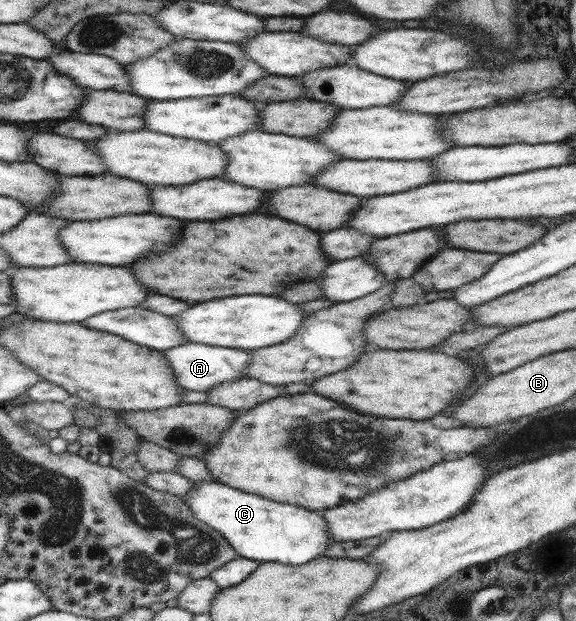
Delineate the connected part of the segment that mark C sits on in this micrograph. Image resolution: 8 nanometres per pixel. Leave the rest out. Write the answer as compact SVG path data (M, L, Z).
M209 480L194 482L194 488L182 498L191 509L191 516L214 528L231 544L239 557L295 567L322 558L332 543L326 521L321 516L322 510L267 500L267 497Z

